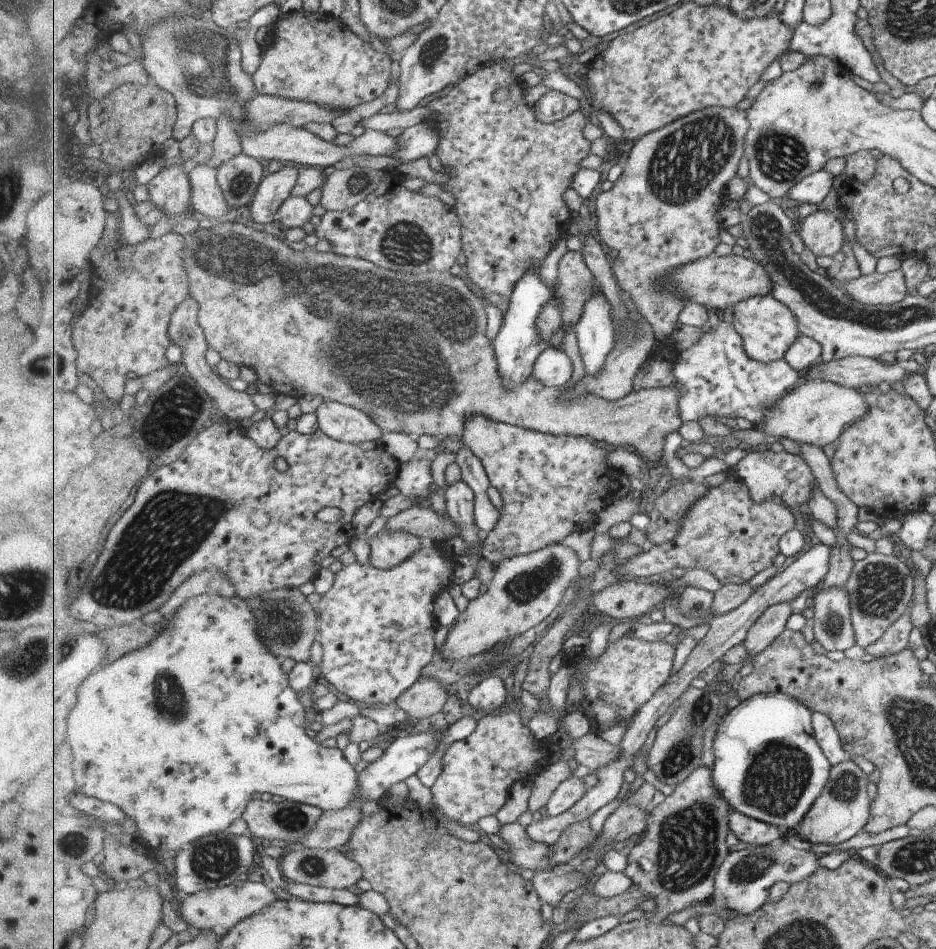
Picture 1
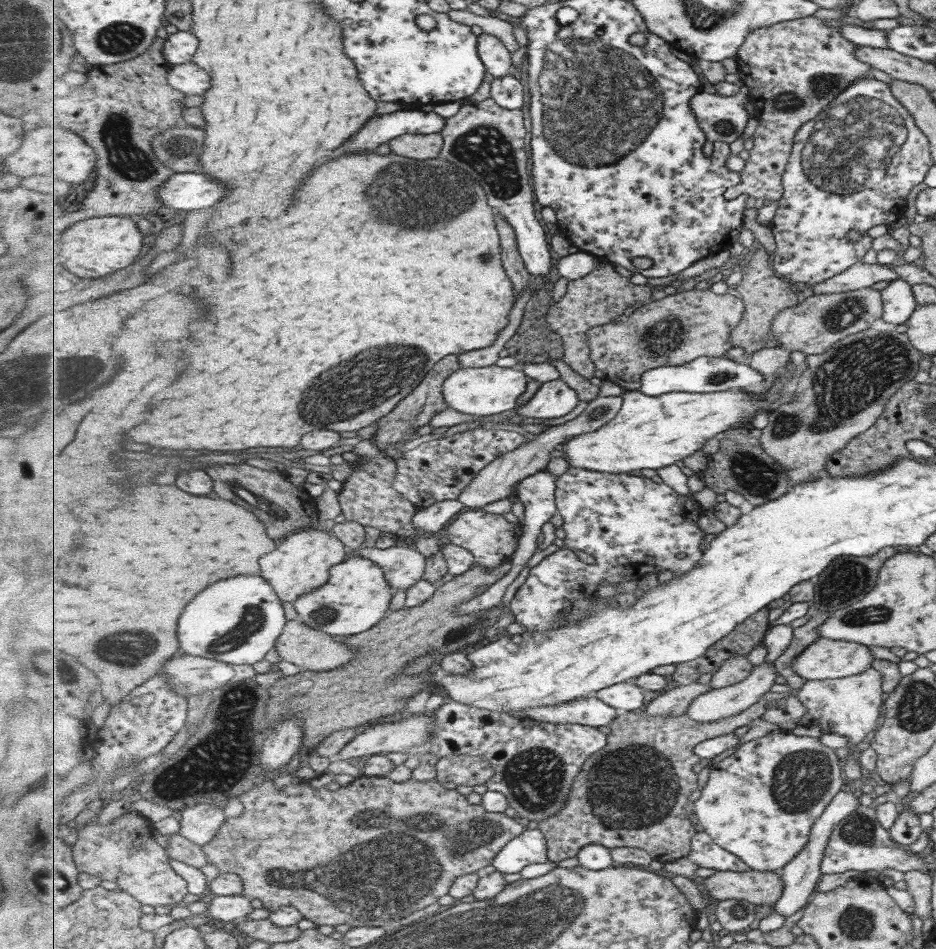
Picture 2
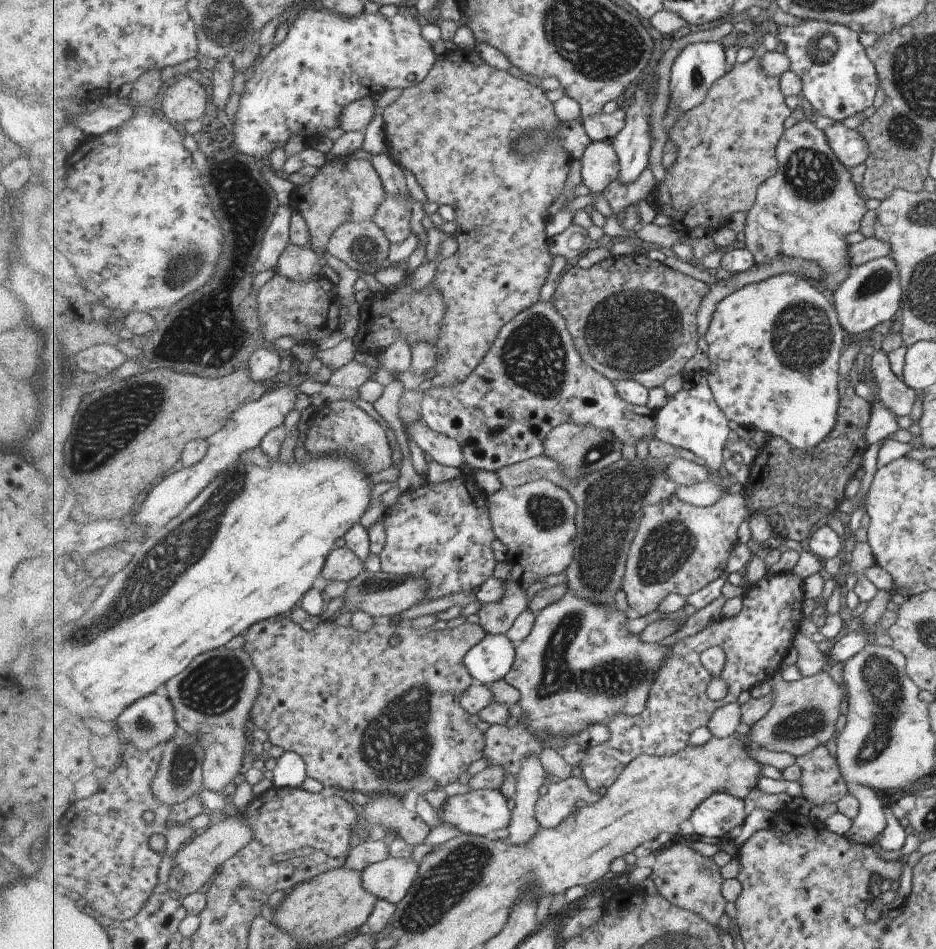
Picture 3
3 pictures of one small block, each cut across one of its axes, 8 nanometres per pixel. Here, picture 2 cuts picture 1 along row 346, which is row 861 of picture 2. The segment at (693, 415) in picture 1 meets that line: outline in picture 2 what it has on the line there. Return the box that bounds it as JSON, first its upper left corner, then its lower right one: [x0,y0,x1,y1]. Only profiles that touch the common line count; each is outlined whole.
[688,831,750,871]

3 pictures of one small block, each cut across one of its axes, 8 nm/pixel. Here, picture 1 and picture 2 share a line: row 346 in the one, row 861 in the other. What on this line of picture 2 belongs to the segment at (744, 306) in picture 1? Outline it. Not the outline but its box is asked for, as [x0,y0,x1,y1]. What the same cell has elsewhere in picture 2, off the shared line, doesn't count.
[696,730,843,871]

